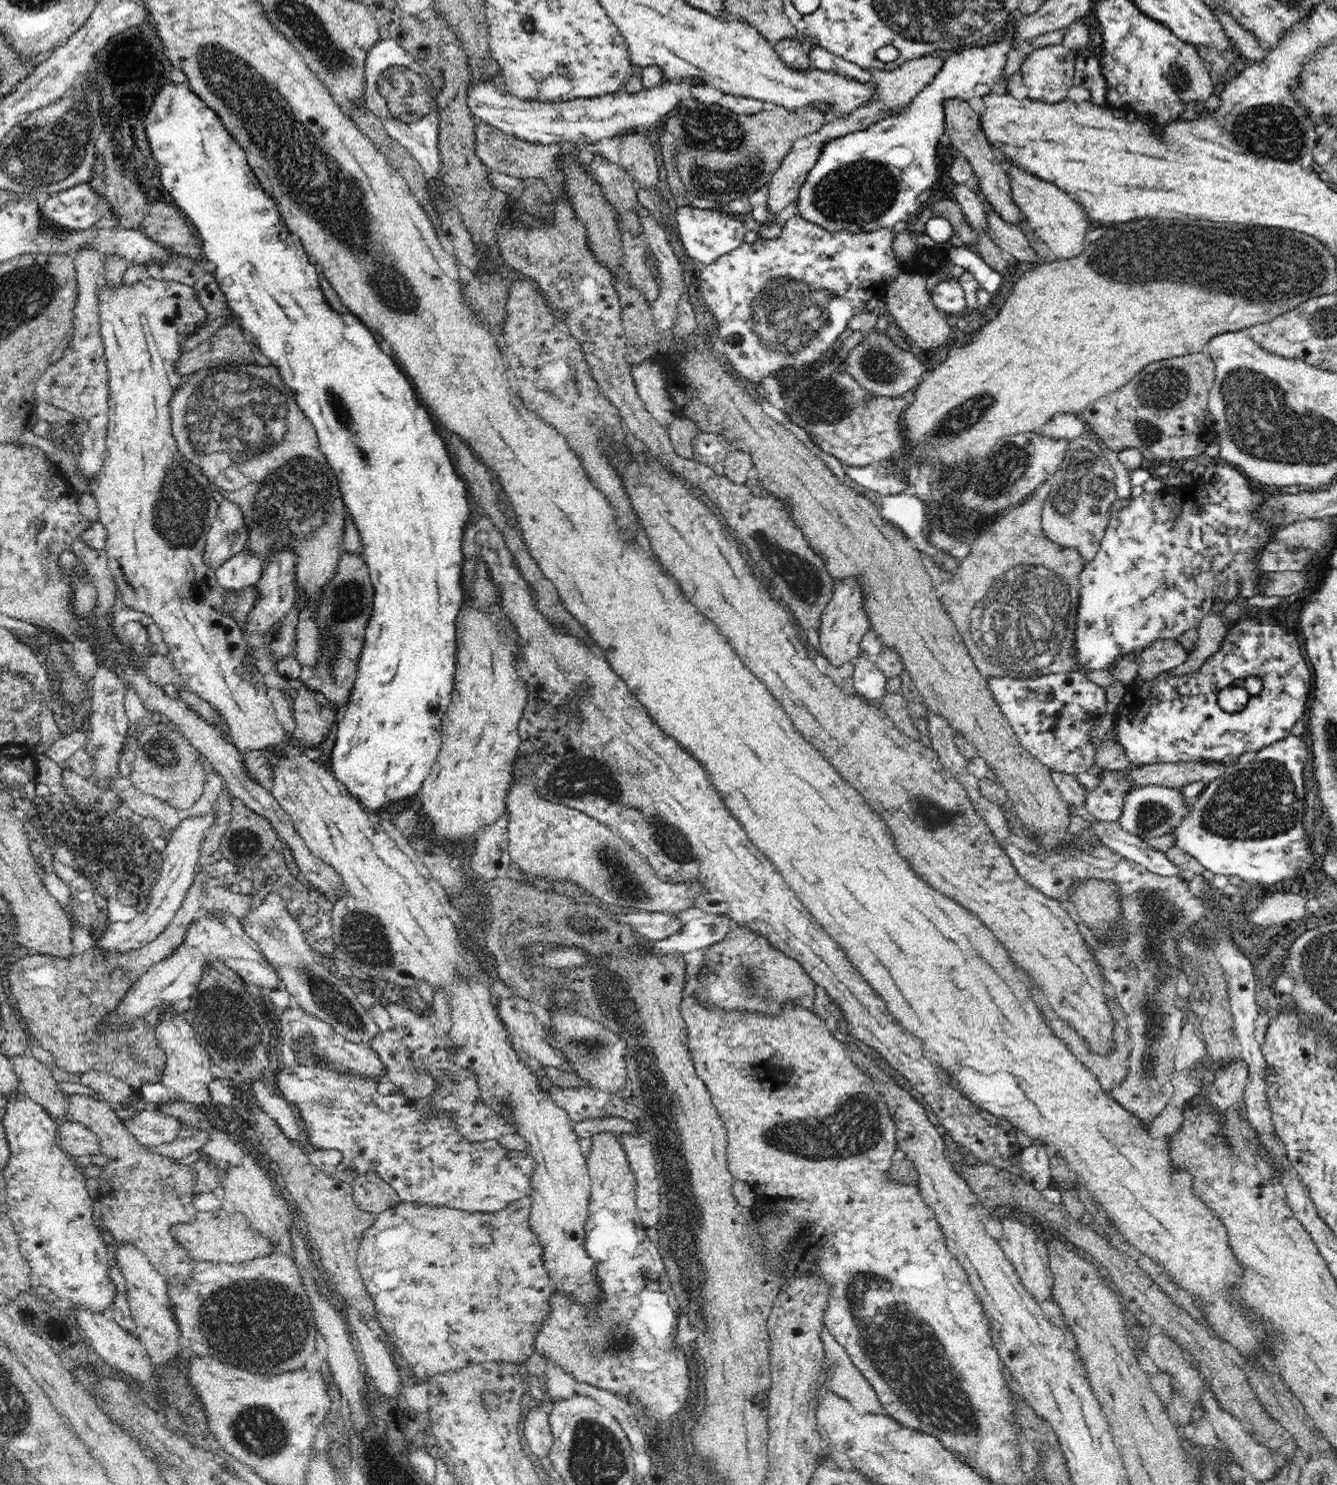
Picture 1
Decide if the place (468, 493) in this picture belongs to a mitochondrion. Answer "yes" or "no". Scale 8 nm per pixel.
no

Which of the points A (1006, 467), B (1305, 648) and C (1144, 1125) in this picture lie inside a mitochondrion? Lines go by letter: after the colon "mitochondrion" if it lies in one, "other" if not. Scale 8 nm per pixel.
A: mitochondrion
B: other
C: other

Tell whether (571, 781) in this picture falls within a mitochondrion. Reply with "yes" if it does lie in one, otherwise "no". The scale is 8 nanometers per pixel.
yes

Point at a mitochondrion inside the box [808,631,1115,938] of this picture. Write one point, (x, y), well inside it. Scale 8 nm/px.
(933, 815)

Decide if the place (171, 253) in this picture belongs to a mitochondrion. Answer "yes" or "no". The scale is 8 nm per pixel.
no

